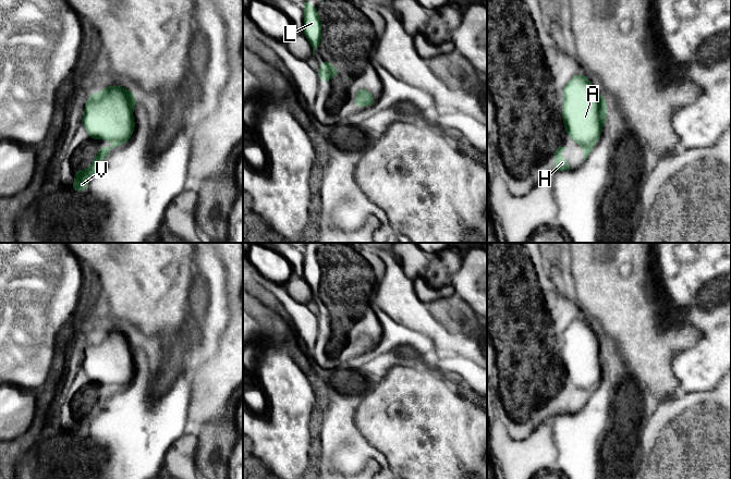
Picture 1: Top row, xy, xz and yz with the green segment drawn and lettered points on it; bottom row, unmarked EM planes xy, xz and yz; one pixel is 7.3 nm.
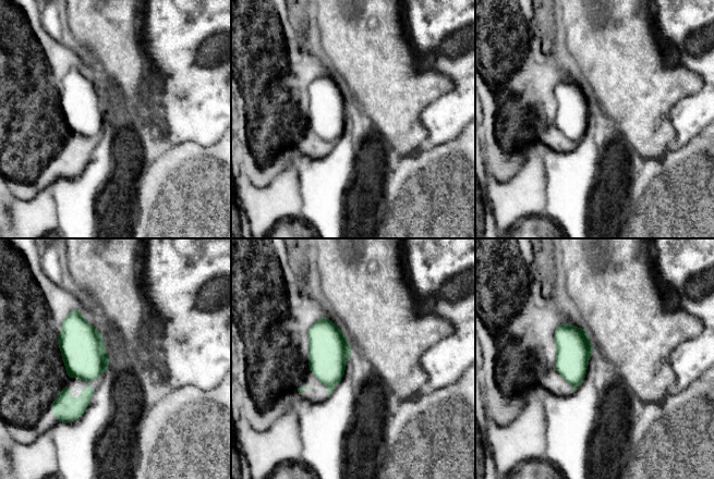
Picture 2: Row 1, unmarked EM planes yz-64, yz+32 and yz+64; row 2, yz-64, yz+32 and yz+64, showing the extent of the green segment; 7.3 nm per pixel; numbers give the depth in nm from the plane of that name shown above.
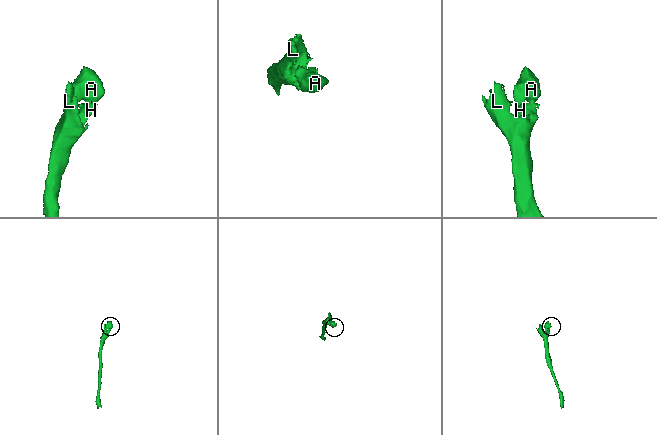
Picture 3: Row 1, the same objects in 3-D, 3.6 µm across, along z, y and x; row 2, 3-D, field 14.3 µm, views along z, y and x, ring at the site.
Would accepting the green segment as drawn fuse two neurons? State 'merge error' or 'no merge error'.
no merge error

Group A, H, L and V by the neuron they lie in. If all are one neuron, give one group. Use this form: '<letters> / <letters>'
A H L V

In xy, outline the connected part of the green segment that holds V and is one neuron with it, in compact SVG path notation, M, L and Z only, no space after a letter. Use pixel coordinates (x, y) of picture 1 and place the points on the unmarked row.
M107 330L100 336L89 337L87 347L84 351L82 368L85 370L88 379L93 383L107 383L113 388L112 392L100 391L96 402L92 405L92 409L87 414L78 414L75 417L72 433L83 435L86 433L90 422L96 417L100 406L119 389L126 388L134 377L135 365L133 363L133 354L137 346L135 339L122 330Z

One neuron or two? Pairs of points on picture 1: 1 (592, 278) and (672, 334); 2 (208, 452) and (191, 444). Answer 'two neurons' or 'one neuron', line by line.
1: one neuron
2: two neurons

